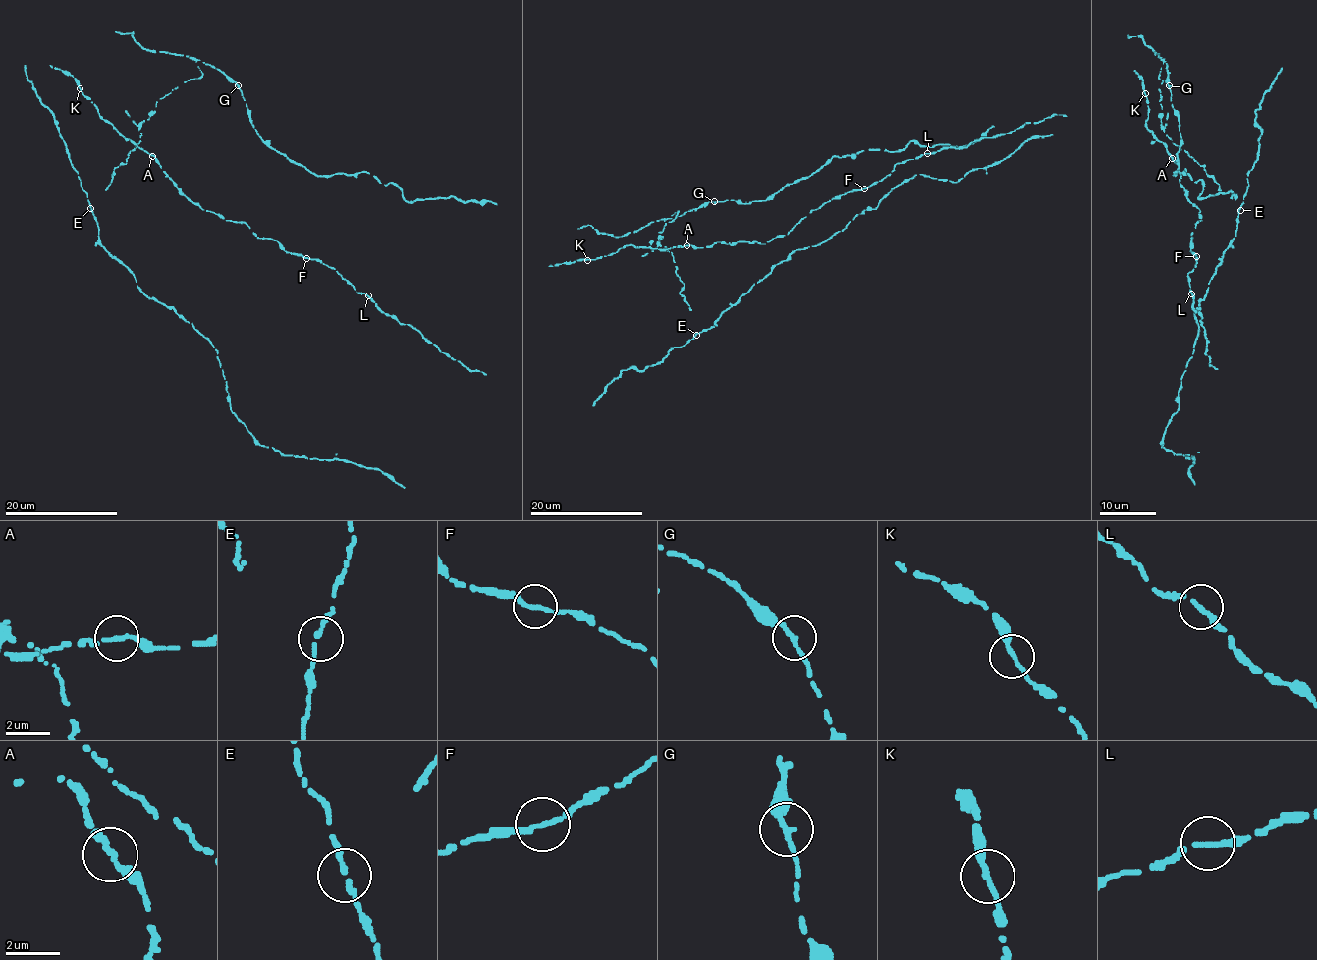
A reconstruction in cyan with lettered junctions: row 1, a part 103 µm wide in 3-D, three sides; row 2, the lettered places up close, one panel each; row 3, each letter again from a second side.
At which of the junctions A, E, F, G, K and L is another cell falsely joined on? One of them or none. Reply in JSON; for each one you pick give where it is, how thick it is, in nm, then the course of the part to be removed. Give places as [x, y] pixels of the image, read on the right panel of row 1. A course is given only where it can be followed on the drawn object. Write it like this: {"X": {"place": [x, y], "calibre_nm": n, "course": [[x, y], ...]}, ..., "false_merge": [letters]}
{"false_merge": []}

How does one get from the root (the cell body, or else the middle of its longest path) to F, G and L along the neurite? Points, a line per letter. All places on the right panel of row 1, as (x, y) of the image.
F: (1198, 164), (1177, 145), (1167, 149), (1186, 196), (1200, 210), (1201, 220), (1191, 238), (1196, 256)
G: (1198, 164), (1164, 133), (1158, 89), (1163, 82), (1158, 75), (1164, 61), (1169, 85)
L: (1198, 164), (1177, 145), (1167, 149), (1202, 217), (1191, 238), (1197, 258), (1187, 276), (1191, 293)

